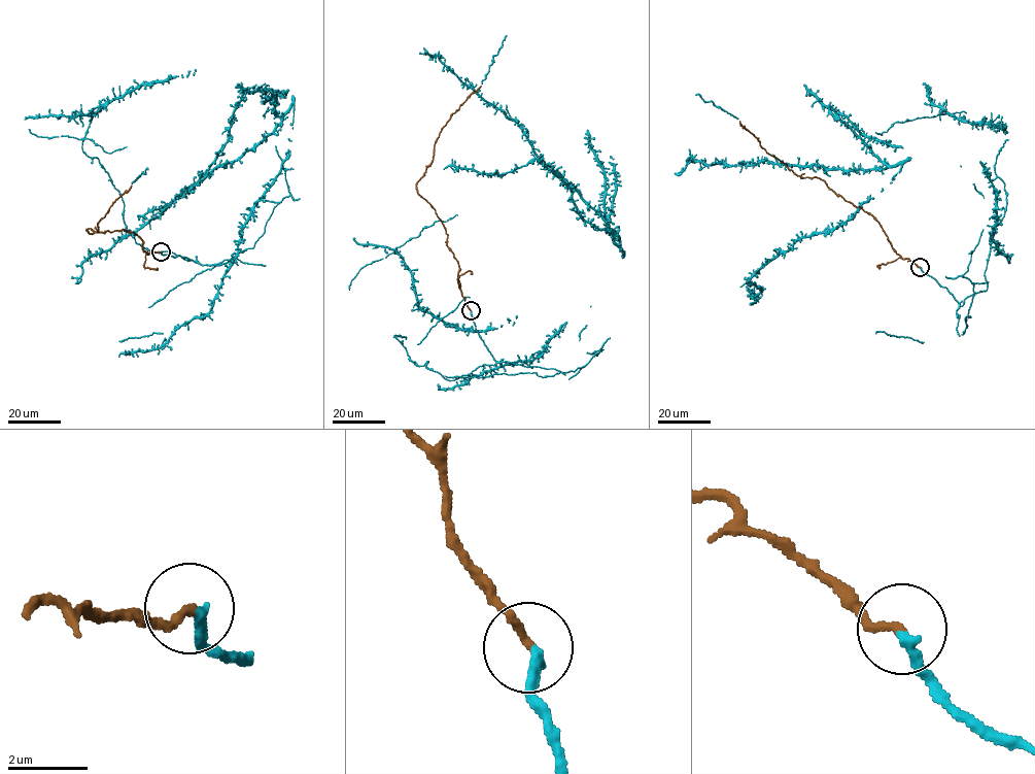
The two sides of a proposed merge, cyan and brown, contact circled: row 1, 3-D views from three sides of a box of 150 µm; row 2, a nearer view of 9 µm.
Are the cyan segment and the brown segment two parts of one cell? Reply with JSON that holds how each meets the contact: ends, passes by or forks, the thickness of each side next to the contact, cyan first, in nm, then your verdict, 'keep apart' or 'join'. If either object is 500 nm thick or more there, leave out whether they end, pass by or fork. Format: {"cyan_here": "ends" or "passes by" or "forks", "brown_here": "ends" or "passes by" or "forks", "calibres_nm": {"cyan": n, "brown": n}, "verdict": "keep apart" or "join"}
{"cyan_here": "ends", "brown_here": "ends", "calibres_nm": {"cyan": 260, "brown": 200}, "verdict": "join"}

